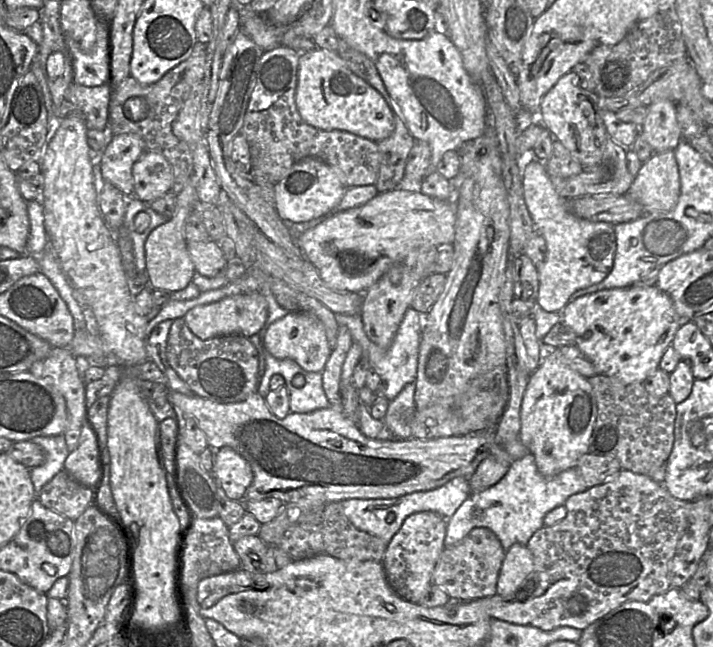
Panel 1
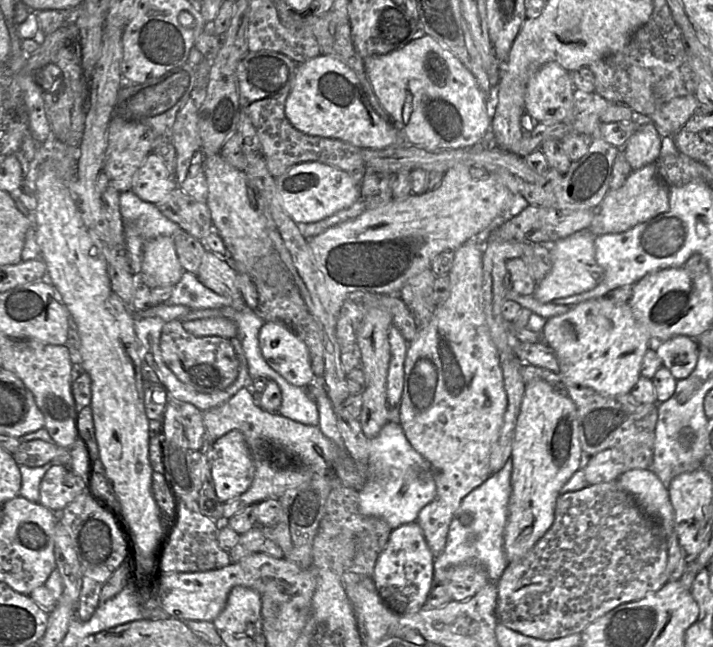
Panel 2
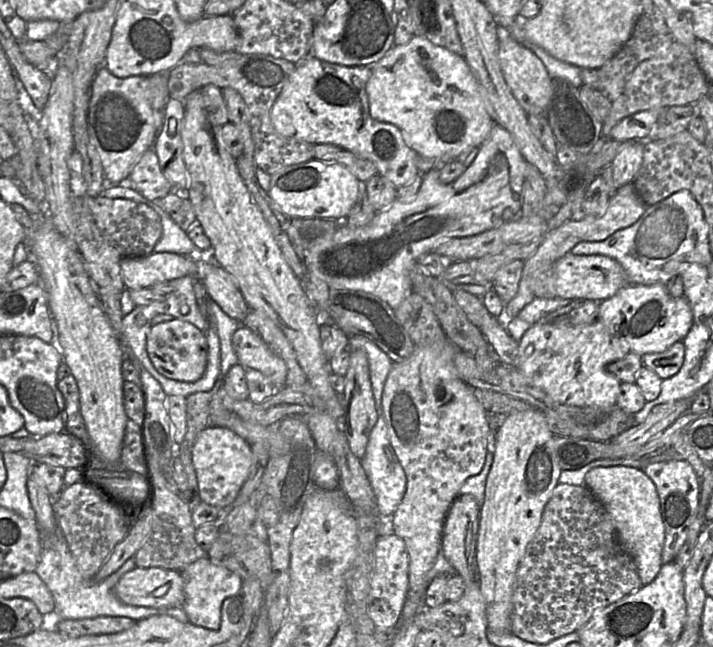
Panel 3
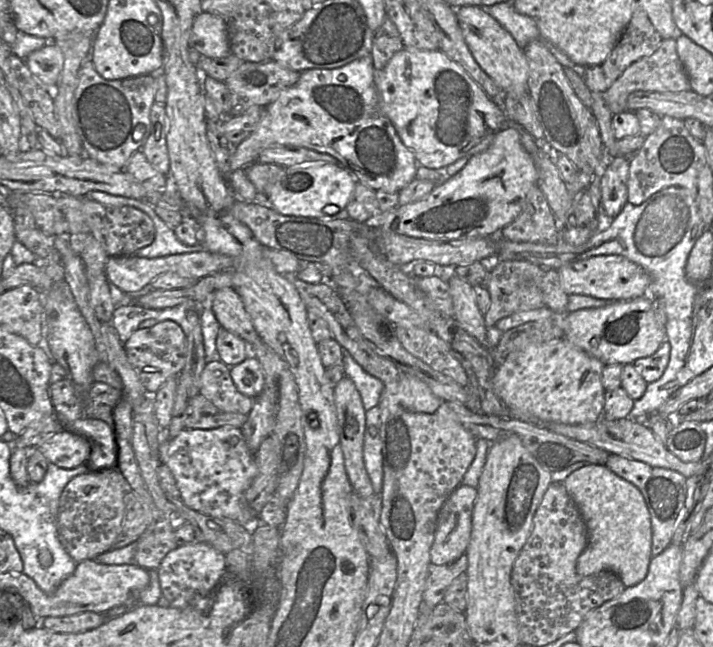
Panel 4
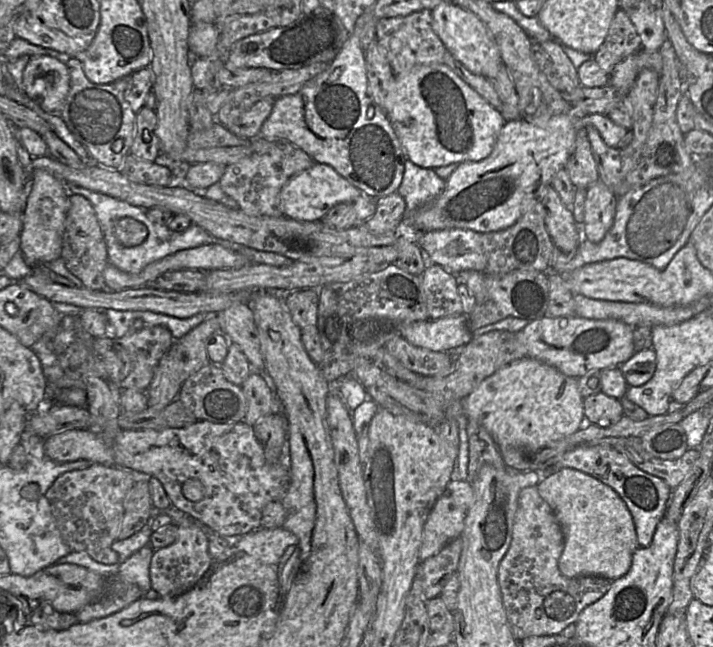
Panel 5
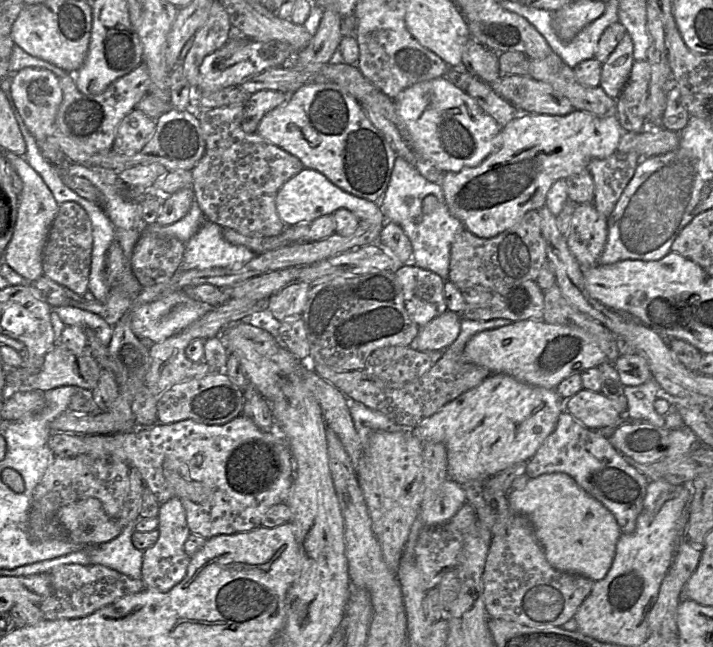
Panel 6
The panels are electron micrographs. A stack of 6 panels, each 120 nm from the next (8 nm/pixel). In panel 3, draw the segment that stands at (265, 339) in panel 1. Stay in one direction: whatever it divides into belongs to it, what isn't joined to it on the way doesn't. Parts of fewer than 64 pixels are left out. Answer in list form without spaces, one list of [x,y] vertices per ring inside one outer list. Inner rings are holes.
[[[242,325],[234,332],[232,344],[238,365],[259,370],[276,389],[283,388],[287,366],[257,334]]]

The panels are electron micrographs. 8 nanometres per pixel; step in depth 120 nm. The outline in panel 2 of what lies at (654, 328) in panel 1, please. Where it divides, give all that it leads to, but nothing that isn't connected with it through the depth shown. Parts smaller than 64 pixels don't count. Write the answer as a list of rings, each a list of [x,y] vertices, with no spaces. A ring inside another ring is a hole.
[[[603,297],[578,303],[567,312],[547,319],[541,334],[543,343],[554,351],[559,365],[558,373],[565,381],[611,396],[630,392],[641,378],[643,357],[650,349],[649,333],[637,322],[629,304],[613,304]]]

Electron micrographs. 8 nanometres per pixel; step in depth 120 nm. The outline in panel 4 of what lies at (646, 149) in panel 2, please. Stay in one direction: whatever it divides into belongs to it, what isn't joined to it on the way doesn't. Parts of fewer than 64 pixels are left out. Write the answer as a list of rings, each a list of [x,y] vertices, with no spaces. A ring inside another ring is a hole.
[[[629,156],[613,158],[601,179],[601,206],[608,218],[615,219],[627,203],[629,167]]]

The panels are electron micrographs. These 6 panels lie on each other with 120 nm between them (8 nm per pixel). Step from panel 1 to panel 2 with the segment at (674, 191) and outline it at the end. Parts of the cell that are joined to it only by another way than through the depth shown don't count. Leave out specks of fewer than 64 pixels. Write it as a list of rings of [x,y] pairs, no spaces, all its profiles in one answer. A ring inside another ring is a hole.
[[[655,163],[633,171],[619,189],[609,191],[600,205],[594,209],[594,218],[589,230],[595,237],[625,232],[669,210],[670,188],[661,182]]]

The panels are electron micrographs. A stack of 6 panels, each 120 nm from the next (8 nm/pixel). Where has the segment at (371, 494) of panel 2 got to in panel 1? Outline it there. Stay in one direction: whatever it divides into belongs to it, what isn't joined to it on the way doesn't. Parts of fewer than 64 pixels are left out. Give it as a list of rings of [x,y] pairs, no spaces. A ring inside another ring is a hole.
[[[415,383],[404,387],[401,393],[389,403],[383,419],[384,427],[378,433],[378,440],[415,438],[410,427],[410,418],[415,411]],[[456,477],[433,490],[417,491],[397,498],[350,499],[340,503],[344,514],[357,529],[381,538],[388,545],[410,515],[422,511],[431,511],[448,519],[471,493],[468,477]]]

